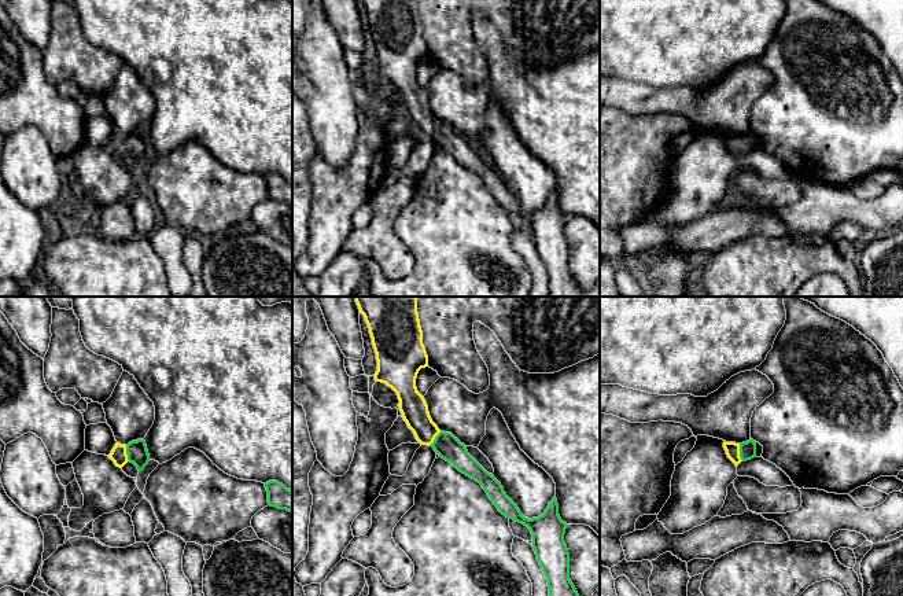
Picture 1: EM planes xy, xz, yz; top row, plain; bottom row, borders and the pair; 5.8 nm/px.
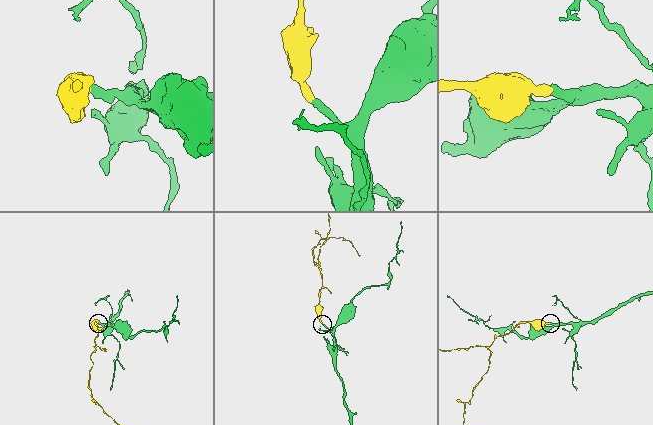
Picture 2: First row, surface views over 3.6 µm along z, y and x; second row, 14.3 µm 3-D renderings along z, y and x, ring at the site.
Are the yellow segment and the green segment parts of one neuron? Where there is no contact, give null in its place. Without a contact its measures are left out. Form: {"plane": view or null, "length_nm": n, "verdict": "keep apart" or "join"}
{"plane": "yz", "length_nm": 110, "verdict": "join"}

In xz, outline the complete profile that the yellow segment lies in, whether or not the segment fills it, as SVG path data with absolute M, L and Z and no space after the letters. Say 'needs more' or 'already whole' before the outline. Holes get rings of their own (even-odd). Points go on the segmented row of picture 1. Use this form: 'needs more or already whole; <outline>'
needs more; M420 297L354 298L365 317L376 353L375 380L397 393L402 417L416 439L432 446L439 457L479 482L502 515L530 529L532 548L548 580L549 596L579 596L570 580L570 553L564 542L568 525L559 515L557 498L549 503L541 516L524 518L501 483L468 453L465 445L452 433L441 431L432 422L428 405L416 387L419 371L428 367L417 313Z

